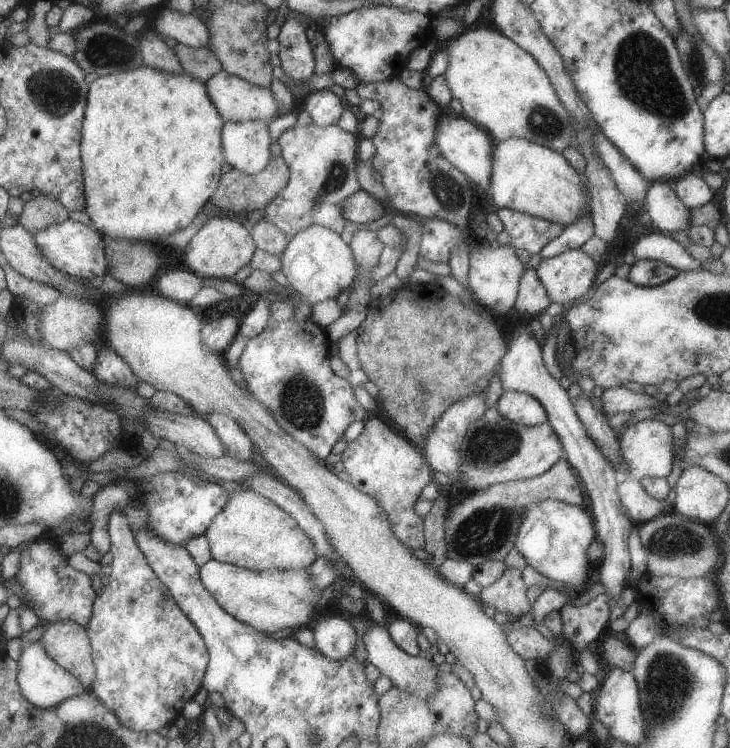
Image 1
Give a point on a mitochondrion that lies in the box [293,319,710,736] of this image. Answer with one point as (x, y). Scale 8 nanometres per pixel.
(669, 679)

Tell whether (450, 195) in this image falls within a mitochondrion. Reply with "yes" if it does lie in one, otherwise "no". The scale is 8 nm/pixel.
yes

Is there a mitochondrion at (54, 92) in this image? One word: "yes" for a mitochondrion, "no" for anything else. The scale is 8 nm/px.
yes

